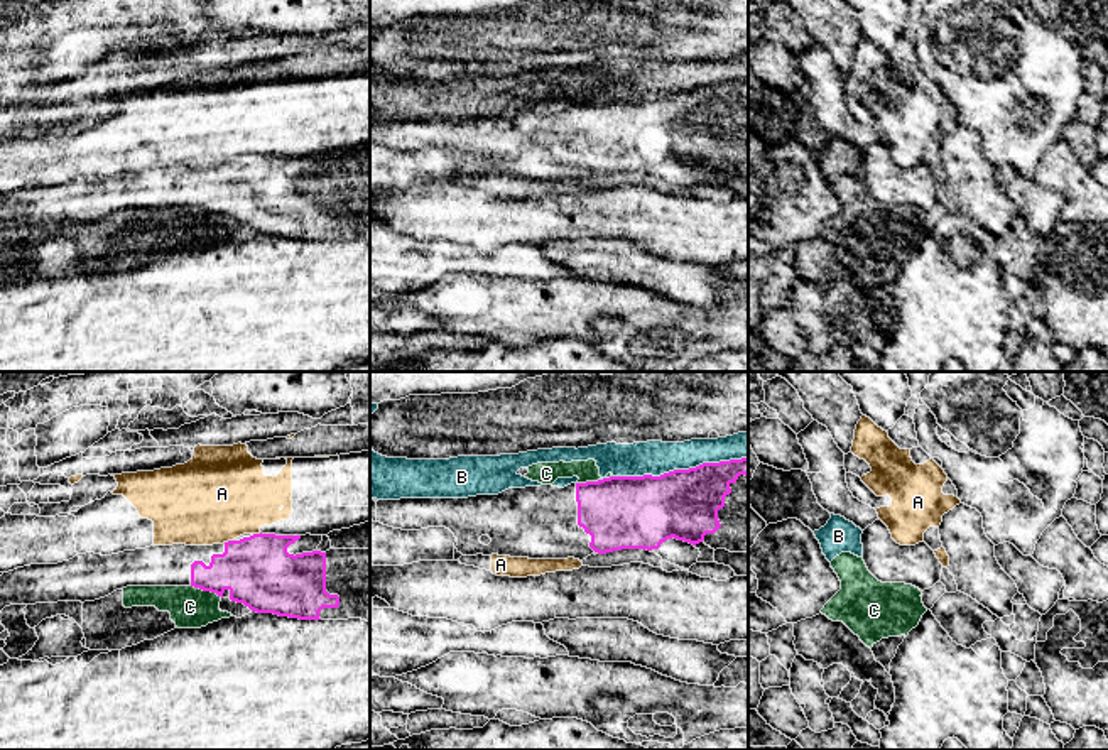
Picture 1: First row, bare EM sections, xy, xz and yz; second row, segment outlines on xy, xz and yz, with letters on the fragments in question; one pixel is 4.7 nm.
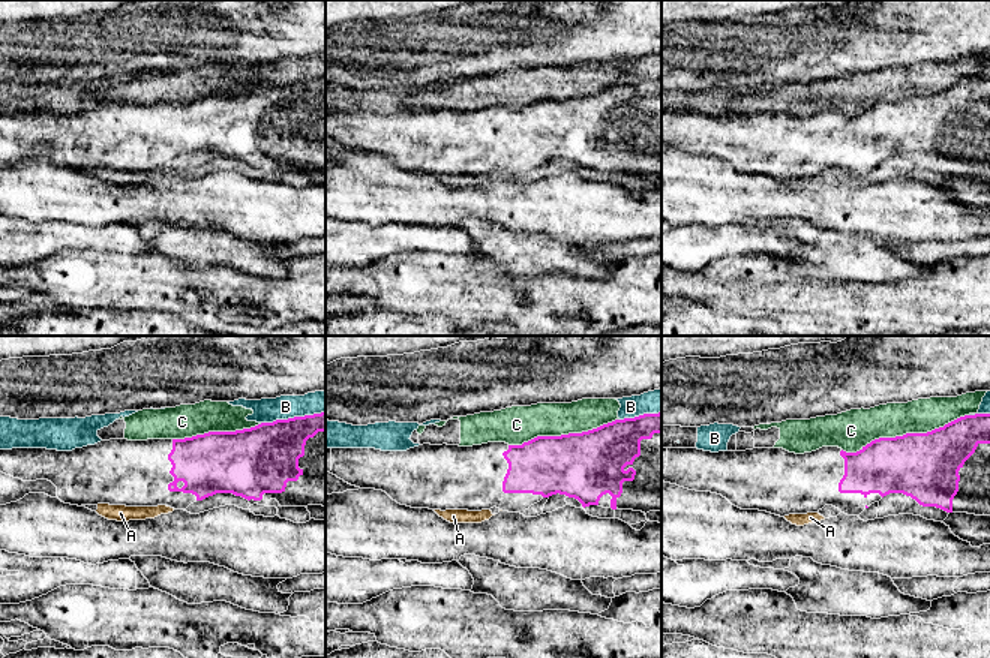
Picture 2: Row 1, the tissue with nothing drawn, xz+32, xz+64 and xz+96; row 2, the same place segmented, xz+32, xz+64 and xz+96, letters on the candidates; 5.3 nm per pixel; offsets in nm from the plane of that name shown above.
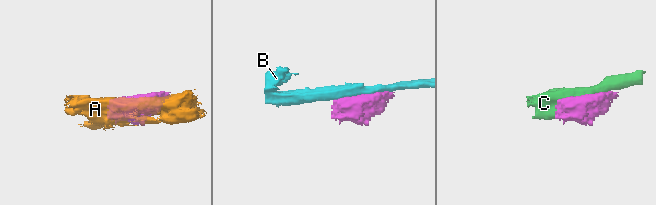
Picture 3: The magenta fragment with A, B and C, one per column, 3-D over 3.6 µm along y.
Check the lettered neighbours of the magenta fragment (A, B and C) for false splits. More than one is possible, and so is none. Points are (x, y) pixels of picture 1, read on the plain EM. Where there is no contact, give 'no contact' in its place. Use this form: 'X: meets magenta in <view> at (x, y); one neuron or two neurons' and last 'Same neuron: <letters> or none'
A: meets magenta in xy at (228, 163); two neurons
B: meets magenta in xz at (679, 92); two neurons
C: meets magenta in xy at (206, 211); two neurons
Same neuron: none

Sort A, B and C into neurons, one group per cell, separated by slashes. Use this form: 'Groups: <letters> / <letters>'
Groups: A / B / C

